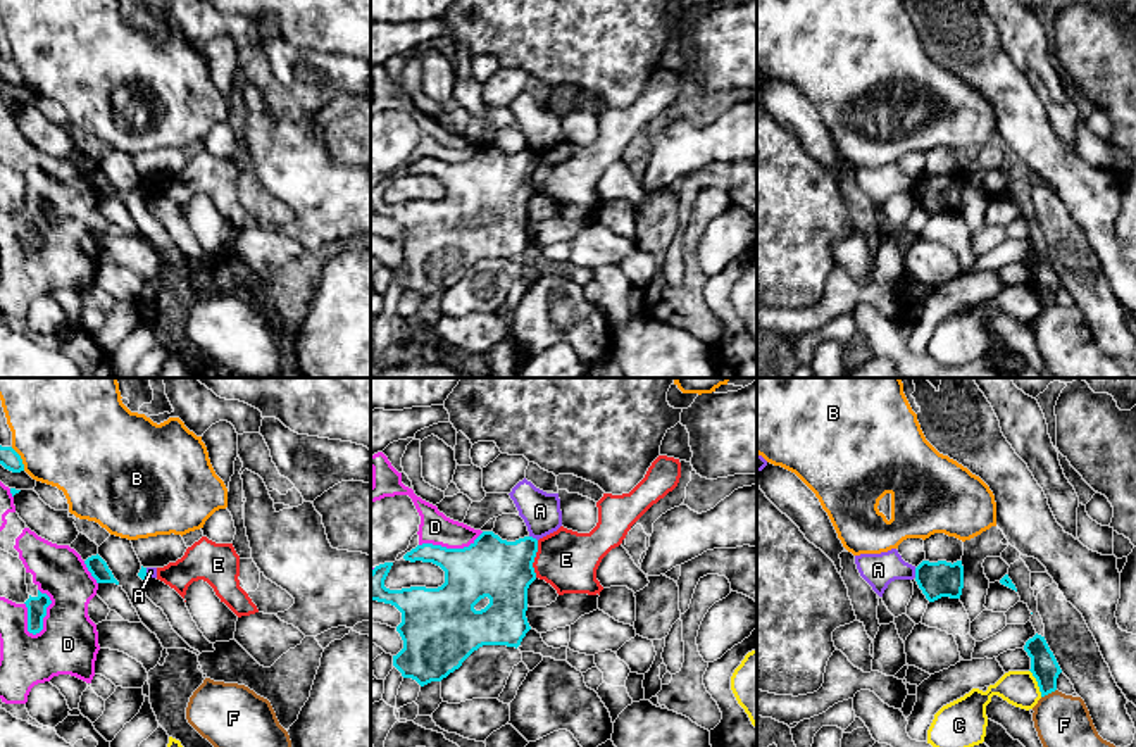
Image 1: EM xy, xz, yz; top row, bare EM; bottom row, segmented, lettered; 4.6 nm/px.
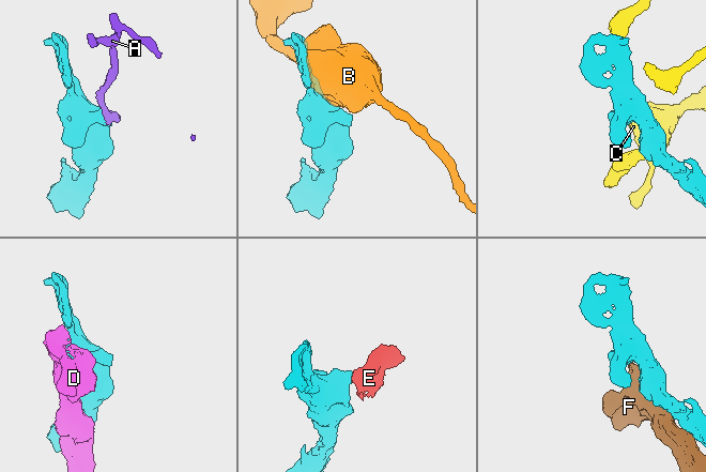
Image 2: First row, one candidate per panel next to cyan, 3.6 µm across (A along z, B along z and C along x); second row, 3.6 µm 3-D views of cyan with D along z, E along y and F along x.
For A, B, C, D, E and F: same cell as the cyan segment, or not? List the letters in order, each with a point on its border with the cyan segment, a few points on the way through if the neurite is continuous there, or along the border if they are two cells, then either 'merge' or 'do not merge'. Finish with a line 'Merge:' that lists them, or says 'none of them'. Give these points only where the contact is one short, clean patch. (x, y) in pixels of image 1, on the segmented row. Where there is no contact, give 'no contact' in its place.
A: contact yz (916, 573); border yz (914, 568), (916, 577); do not merge
B: contact xy (21, 459); do not merge
C: contact yz (1038, 684); do not merge
D: contact xy (45, 613); do not merge
E: contact xz (533, 559); border xz (538, 540), (533, 563), (535, 577); do not merge
F: contact yz (1048, 692); do not merge
Merge: none of them

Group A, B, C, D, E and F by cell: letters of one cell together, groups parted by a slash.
A / B / C / D / E F

